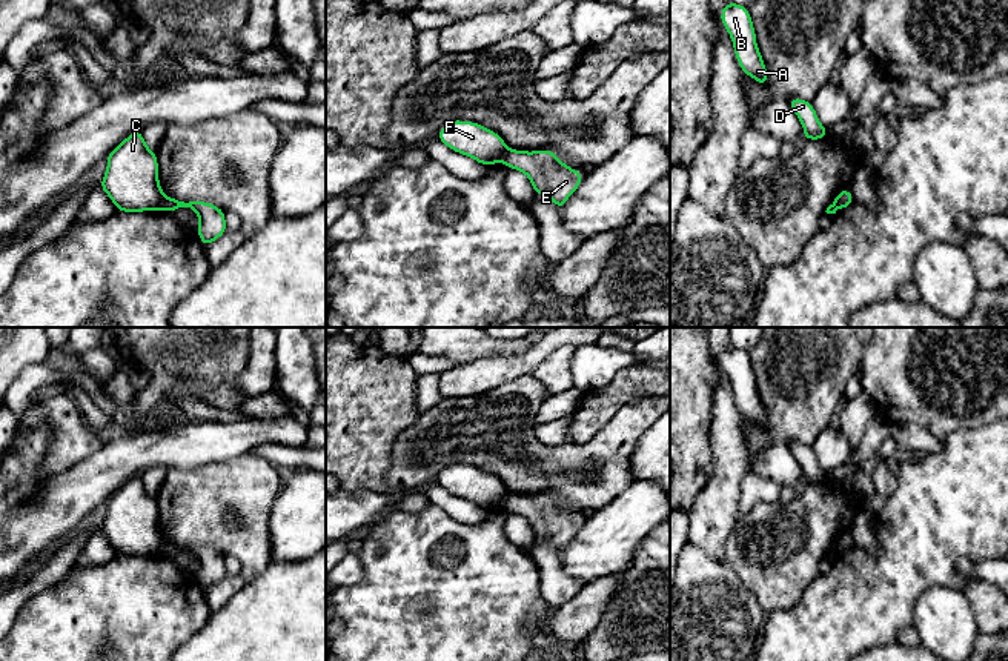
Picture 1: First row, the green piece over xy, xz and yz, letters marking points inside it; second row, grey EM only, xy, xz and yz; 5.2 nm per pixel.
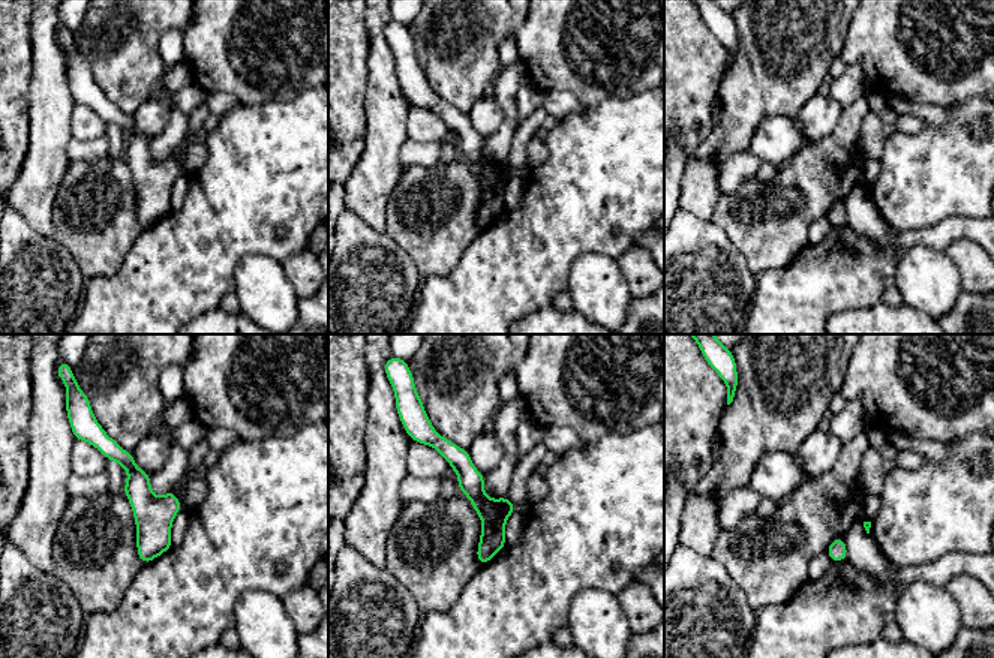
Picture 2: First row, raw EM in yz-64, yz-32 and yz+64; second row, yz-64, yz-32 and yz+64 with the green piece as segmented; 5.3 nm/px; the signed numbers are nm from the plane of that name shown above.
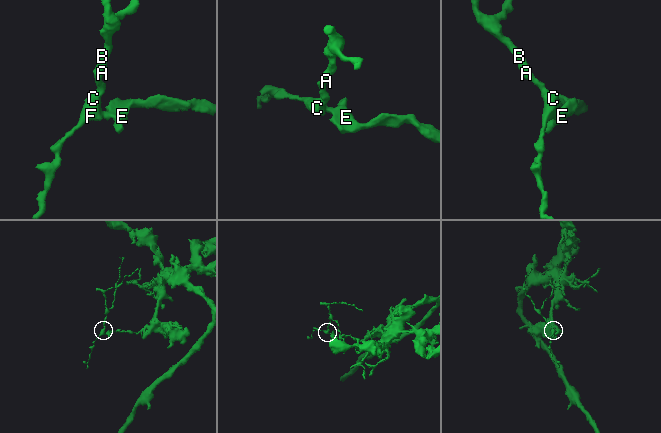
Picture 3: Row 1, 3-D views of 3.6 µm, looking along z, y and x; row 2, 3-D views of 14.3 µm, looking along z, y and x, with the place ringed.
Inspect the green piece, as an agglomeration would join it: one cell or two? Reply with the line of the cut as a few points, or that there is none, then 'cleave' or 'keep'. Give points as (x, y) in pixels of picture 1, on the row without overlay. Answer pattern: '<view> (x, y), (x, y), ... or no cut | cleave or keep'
yz (845, 532), (838, 552) | cleave

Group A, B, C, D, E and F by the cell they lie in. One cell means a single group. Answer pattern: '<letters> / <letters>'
A B C D F / E

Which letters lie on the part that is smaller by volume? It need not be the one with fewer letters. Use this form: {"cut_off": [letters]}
{"cut_off": ["A", "B", "C", "D", "F"]}

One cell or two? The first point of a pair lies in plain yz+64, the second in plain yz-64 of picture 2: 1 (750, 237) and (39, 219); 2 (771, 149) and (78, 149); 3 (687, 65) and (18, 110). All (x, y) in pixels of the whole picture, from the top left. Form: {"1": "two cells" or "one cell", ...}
{"1": "two cells", "2": "two cells", "3": "one cell"}

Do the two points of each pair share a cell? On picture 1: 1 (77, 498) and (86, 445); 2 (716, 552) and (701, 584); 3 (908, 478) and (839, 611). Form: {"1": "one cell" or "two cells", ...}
{"1": "two cells", "2": "two cells", "3": "one cell"}

